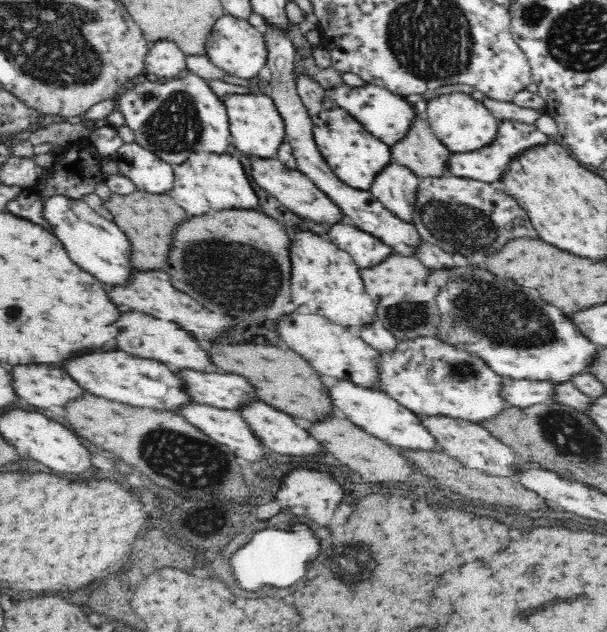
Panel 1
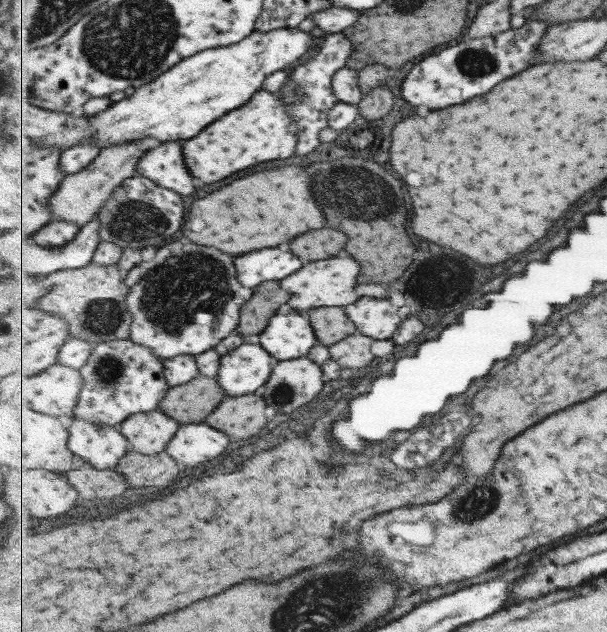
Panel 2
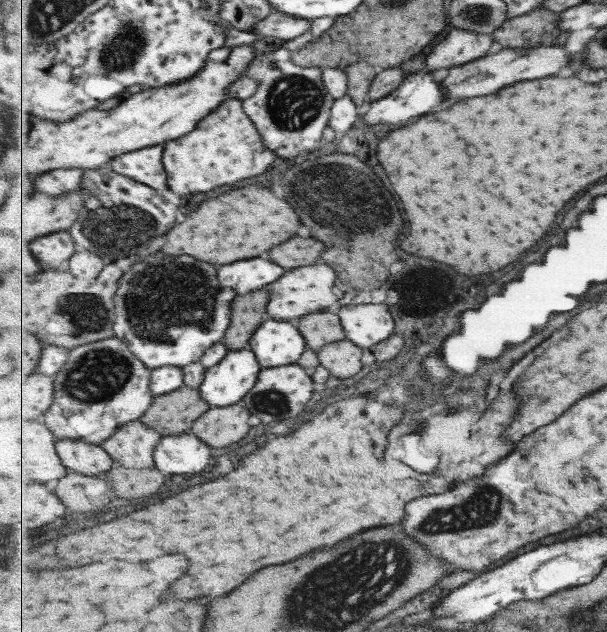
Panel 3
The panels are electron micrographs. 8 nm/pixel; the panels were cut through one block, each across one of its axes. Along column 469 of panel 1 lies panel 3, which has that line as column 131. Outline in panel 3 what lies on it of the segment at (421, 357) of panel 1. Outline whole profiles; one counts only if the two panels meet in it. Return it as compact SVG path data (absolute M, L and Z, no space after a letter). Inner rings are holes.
M115 336L99 342L91 342L83 346L78 346L70 350L69 356L70 358L67 360L66 366L55 375L56 388L54 405L47 410L47 414L42 419L58 439L83 439L83 441L101 445L103 441L107 441L110 437L113 437L123 425L138 421L151 408L151 405L154 404L155 396L151 389L151 373L153 373L153 369L149 369L145 363L135 356L134 351L130 349L130 345L123 339Z

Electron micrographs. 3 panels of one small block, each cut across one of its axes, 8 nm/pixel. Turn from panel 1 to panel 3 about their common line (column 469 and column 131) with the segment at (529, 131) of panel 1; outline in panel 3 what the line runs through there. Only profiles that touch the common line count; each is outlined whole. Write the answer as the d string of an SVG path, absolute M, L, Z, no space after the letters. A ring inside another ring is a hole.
M151 145L141 150L115 157L111 161L113 171L134 178L137 182L147 183L155 190L169 190L163 152L166 146Z

